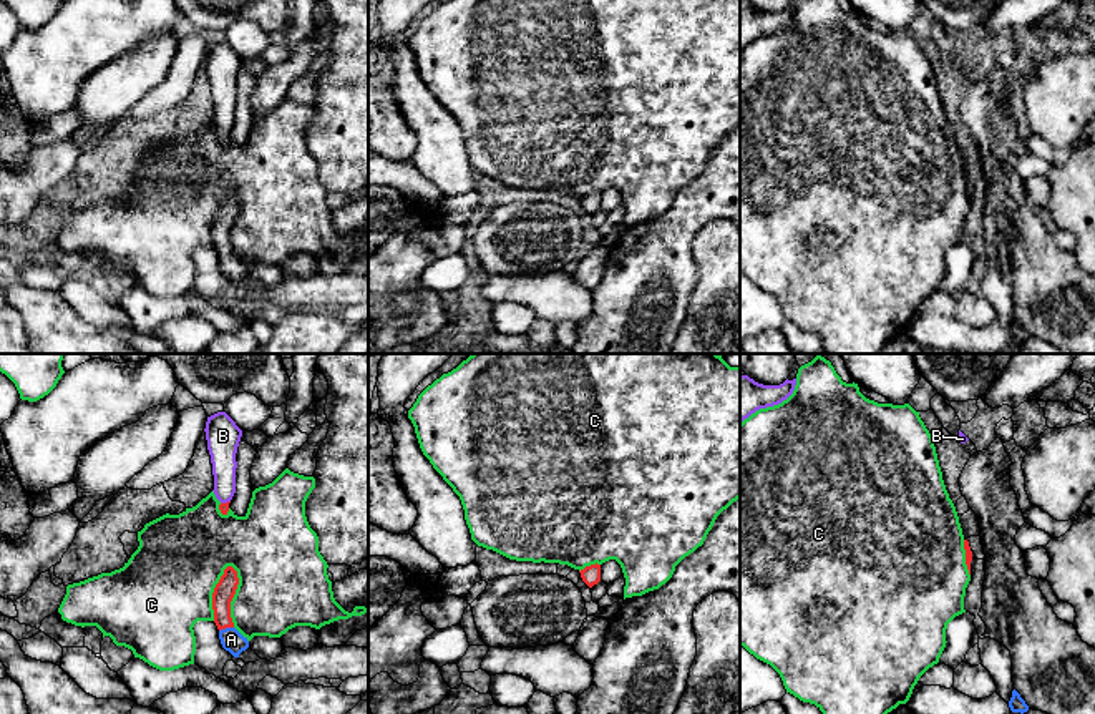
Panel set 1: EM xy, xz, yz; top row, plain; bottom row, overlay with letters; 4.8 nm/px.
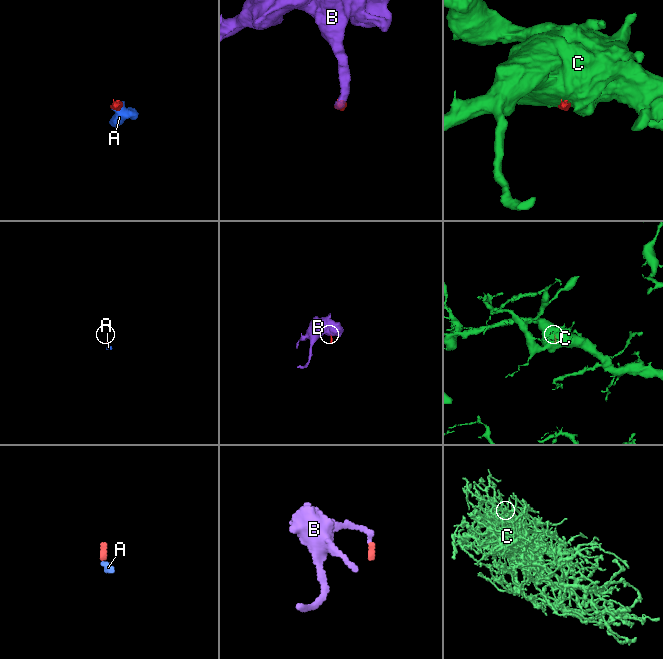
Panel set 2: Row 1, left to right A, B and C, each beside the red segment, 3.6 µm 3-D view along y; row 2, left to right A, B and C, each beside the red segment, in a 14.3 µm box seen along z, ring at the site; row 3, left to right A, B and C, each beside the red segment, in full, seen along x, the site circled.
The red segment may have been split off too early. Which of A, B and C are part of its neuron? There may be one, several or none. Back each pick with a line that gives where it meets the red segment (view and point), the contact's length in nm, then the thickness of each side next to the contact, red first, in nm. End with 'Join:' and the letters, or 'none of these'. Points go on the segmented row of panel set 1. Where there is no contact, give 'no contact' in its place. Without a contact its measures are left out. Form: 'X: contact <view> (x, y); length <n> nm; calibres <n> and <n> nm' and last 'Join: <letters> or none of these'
A: contact xy (226, 626); length 80 nm; calibres 100 and 110 nm
B: contact xy (224, 503); length 50 nm; calibres 50 and 130 nm
Join: A, B

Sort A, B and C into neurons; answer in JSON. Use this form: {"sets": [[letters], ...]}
{"sets": [["A", "B"], ["C"]]}

